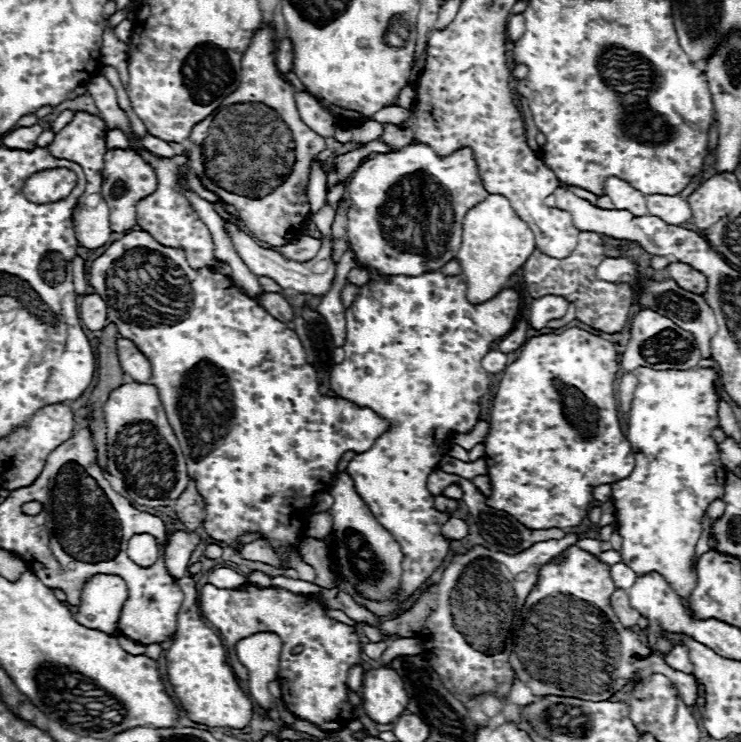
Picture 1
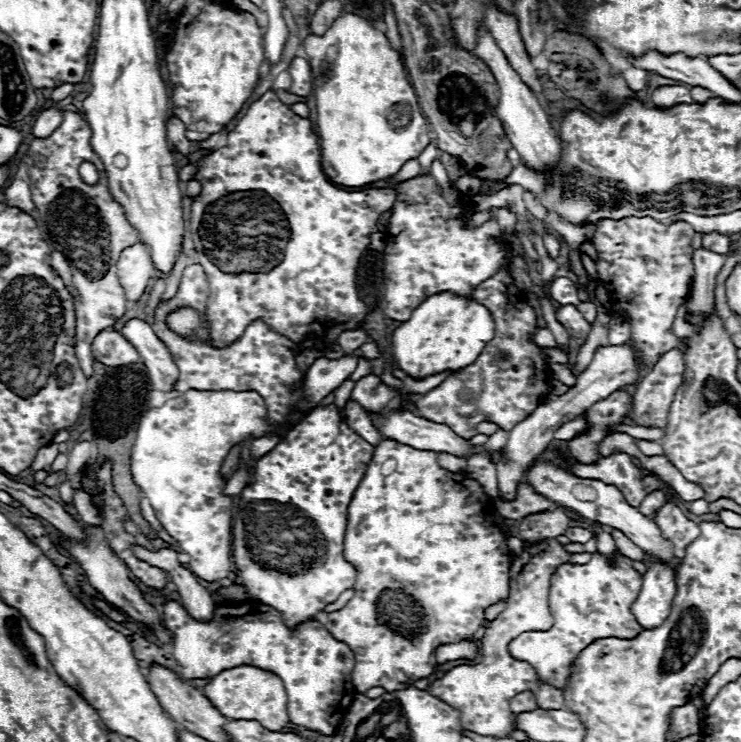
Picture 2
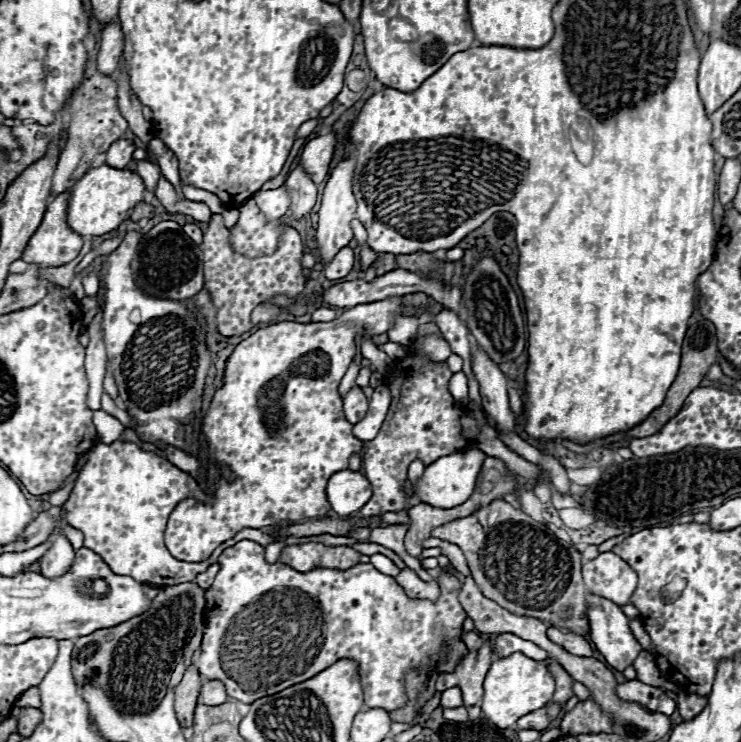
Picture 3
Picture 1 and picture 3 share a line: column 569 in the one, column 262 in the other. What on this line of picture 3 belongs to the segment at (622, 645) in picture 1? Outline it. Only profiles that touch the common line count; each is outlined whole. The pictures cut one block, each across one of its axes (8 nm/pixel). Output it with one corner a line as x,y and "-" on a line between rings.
250,540
226,548
218,562
222,568
216,574
214,584
204,592
206,624
202,644
194,650
192,664
202,678
222,680
228,696
244,704
252,704
262,696
300,684
334,662
348,658
358,664
364,704
388,712
398,710
406,702
404,674
412,668
430,670
436,666
444,642
456,636
460,638
462,622
466,618
466,612
458,602
460,580
446,570
436,578
440,584
440,598
430,602
408,598
392,576
378,572
372,564
356,564
348,570
316,568
310,572
298,572
282,562
266,564
264,548

